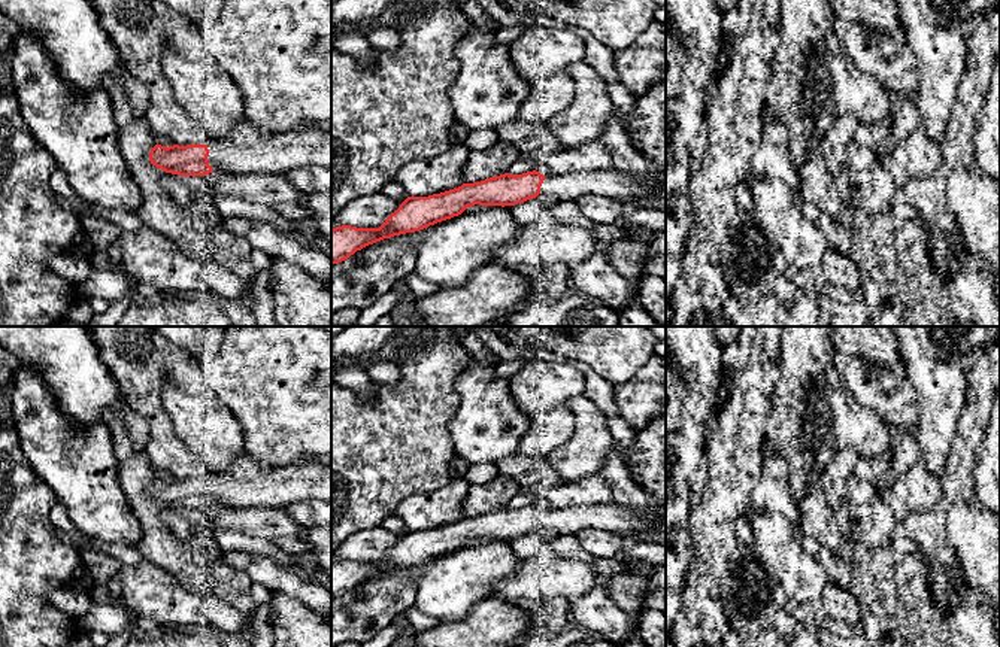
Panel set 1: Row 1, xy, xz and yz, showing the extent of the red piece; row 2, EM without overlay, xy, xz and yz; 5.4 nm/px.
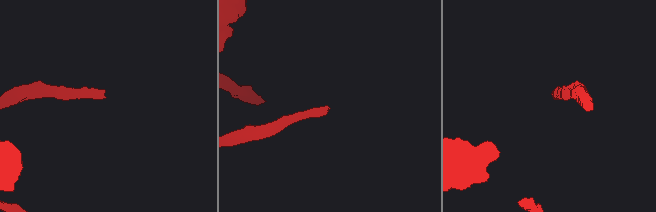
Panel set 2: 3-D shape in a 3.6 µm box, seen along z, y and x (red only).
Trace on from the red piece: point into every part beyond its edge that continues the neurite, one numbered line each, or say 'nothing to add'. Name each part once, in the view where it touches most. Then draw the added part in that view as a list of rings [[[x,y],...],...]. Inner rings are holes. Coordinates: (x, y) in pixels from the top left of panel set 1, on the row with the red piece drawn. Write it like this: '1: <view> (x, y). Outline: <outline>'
1: xy (282, 152). Outline: [[[290,130],[252,146],[209,143],[207,149],[212,170],[285,174],[306,165],[331,167],[331,130]]]

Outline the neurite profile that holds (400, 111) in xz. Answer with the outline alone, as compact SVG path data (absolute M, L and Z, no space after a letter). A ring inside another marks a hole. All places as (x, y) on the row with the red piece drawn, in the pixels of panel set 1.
M396 0L387 12L387 19L400 33L400 49L397 52L382 52L373 48L375 66L372 70L364 69L357 58L331 46L331 219L352 200L382 192L384 186L394 177L403 164L409 164L415 160L434 158L445 154L451 146L449 128L457 121L449 98L449 86L460 73L460 60L455 54L455 46L469 33L470 27L469 16L461 10L461 1Z

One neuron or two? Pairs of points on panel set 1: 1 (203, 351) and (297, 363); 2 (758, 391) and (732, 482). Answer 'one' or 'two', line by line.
1: two
2: one

